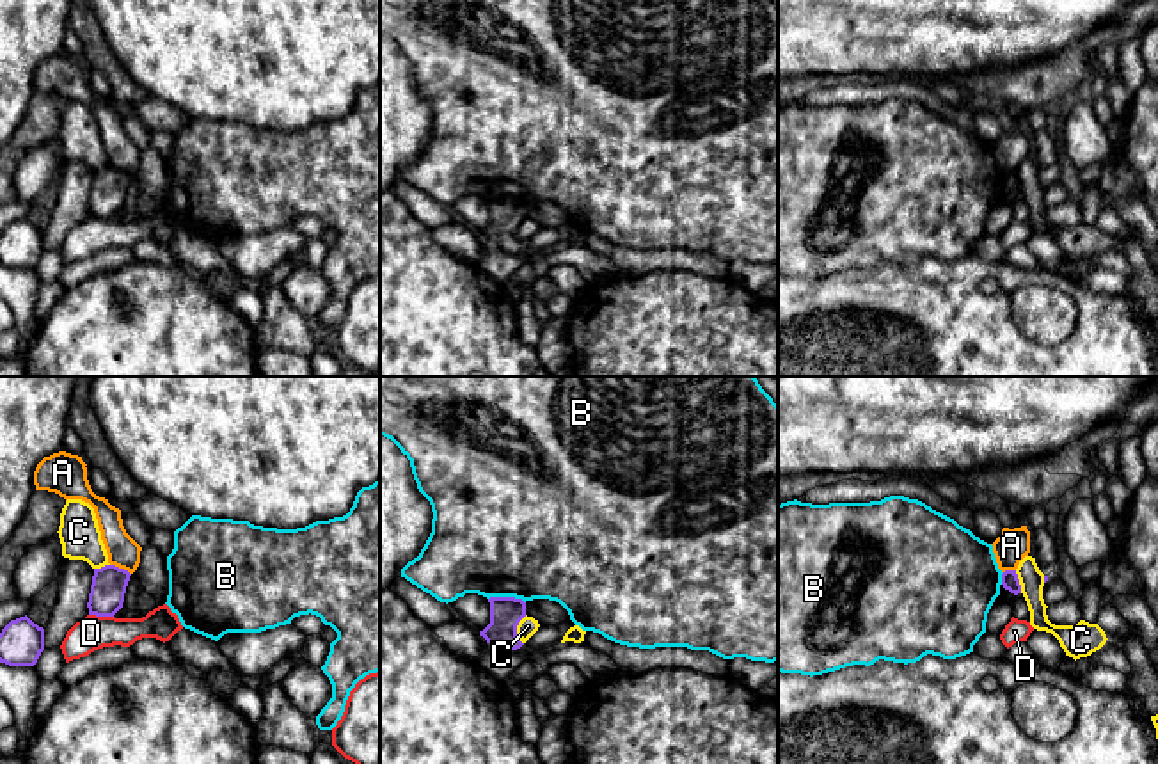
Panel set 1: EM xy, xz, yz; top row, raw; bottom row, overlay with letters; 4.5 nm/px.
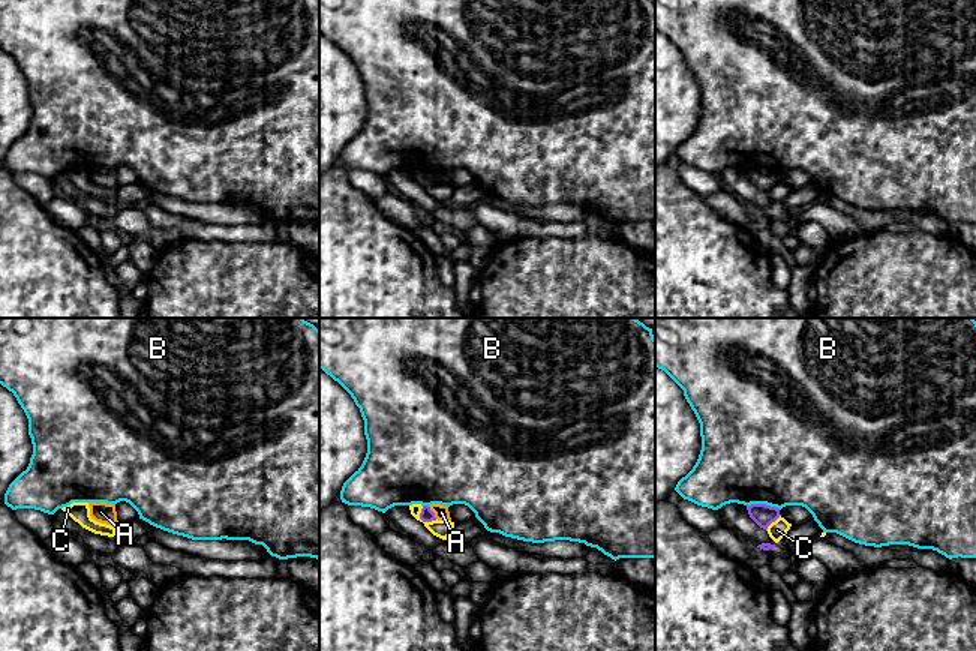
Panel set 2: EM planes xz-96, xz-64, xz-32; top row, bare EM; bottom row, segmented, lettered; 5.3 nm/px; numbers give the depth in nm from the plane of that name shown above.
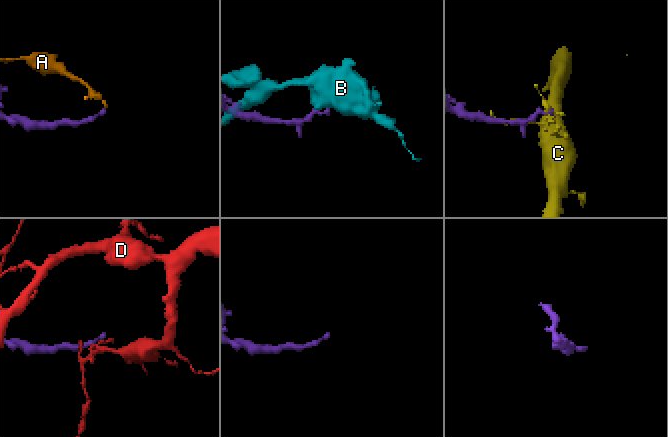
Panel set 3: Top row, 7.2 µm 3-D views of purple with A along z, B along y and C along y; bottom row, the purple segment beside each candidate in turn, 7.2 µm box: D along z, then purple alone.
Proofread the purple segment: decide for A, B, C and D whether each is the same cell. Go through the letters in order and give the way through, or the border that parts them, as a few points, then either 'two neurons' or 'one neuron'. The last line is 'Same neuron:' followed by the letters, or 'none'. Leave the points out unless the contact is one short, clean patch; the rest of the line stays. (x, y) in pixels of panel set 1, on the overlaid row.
A: along xy (111, 564), (130, 574) | two neurons
B: along xz (489, 597), (519, 597), (524, 603) | two neurons
C: two neurons
D: two neurons
Same neuron: none

